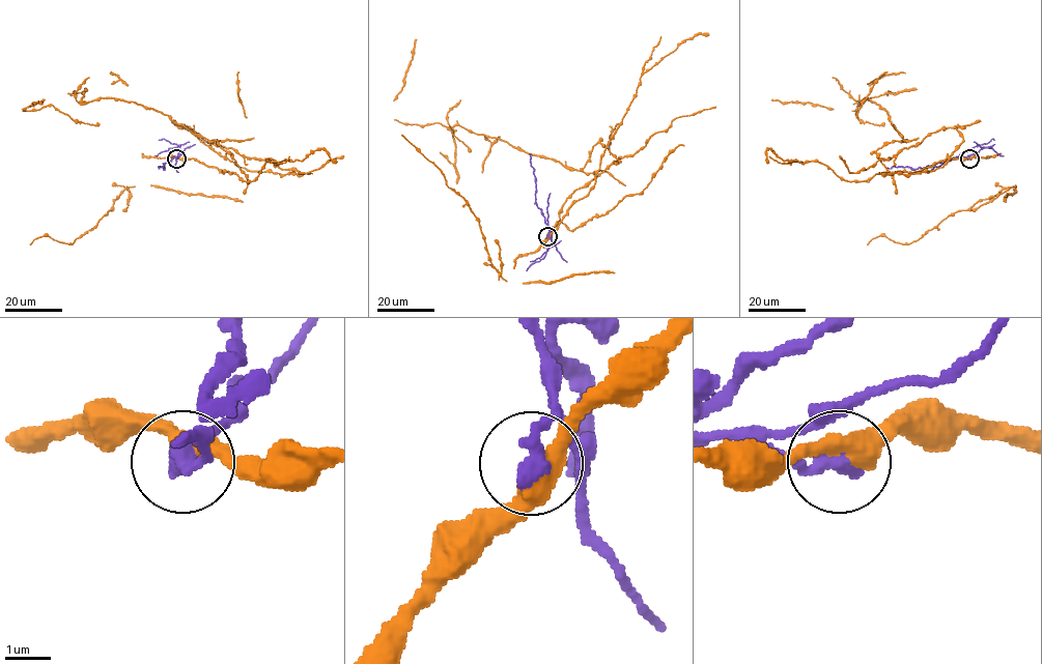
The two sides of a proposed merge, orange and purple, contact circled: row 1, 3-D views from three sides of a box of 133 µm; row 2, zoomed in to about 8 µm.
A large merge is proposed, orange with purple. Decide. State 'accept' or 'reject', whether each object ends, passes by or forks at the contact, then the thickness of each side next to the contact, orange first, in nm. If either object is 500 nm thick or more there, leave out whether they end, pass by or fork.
reject; orange passes by; purple ends; calibres 440 and 480 nm

